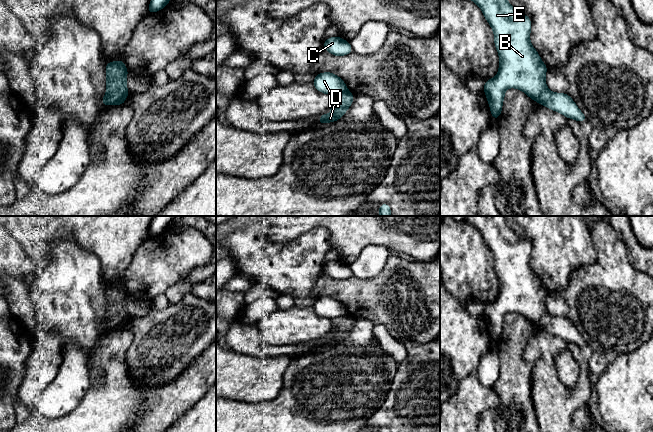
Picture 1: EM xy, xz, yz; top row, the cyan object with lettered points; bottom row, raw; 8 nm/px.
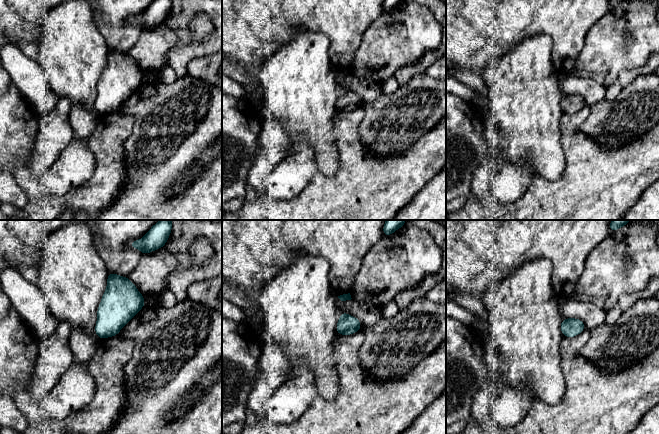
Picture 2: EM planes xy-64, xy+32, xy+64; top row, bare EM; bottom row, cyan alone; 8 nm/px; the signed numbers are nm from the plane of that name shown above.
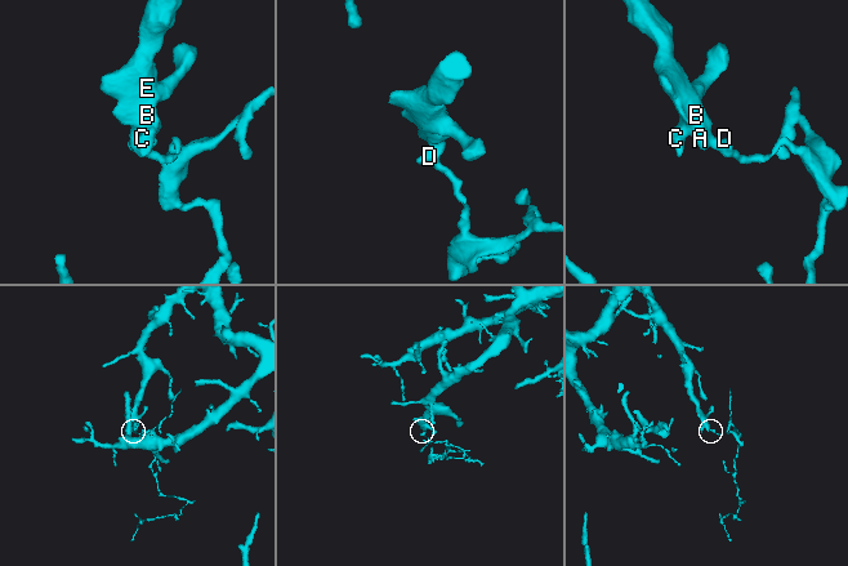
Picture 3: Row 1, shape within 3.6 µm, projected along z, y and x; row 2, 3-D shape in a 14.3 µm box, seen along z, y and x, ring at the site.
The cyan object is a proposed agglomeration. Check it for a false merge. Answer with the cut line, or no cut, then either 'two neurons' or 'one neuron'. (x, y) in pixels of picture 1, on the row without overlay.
xy (126, 313), (114, 315), (110, 319), (108, 327) | two neurons

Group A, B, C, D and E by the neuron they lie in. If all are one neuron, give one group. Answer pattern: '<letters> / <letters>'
A B C E / D

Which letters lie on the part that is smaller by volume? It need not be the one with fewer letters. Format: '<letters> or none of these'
D

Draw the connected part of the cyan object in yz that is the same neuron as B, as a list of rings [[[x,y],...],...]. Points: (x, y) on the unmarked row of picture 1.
[[[465,216],[465,221],[482,234],[486,245],[493,254],[494,269],[499,279],[497,299],[486,304],[483,312],[492,342],[498,344],[501,339],[505,315],[508,312],[521,314],[529,322],[539,327],[543,314],[547,312],[545,300],[548,292],[530,266],[532,254],[530,241],[517,235],[508,226],[504,216]]]

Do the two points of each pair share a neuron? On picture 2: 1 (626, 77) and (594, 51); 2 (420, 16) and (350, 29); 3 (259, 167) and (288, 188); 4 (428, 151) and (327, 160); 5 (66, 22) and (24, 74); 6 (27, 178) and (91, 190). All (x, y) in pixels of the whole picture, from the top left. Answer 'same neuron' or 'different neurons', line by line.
1: different neurons
2: different neurons
3: different neurons
4: different neurons
5: different neurons
6: same neuron

